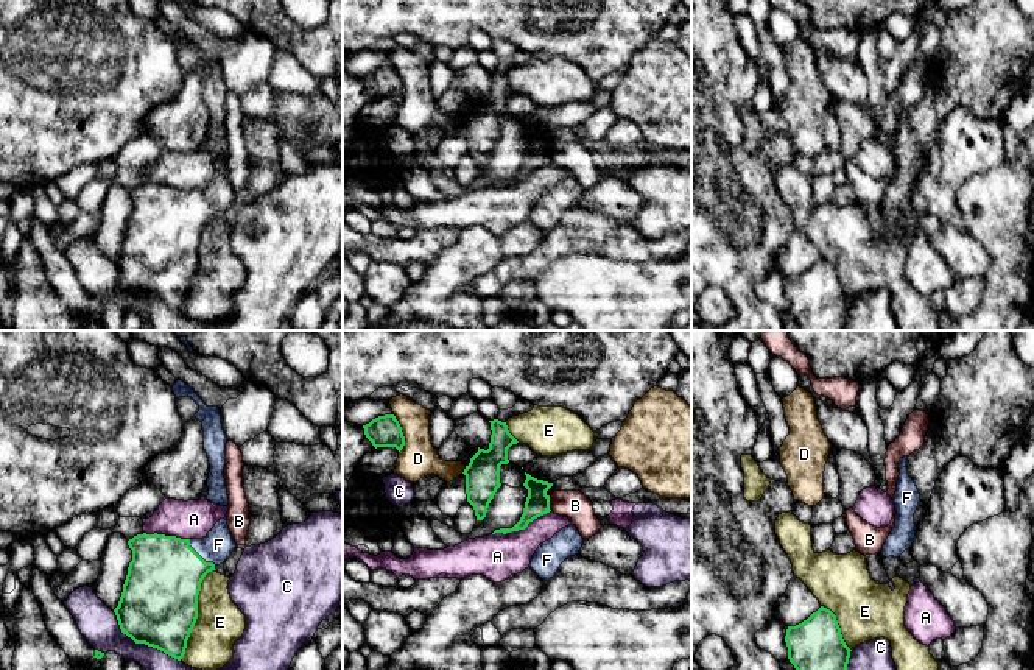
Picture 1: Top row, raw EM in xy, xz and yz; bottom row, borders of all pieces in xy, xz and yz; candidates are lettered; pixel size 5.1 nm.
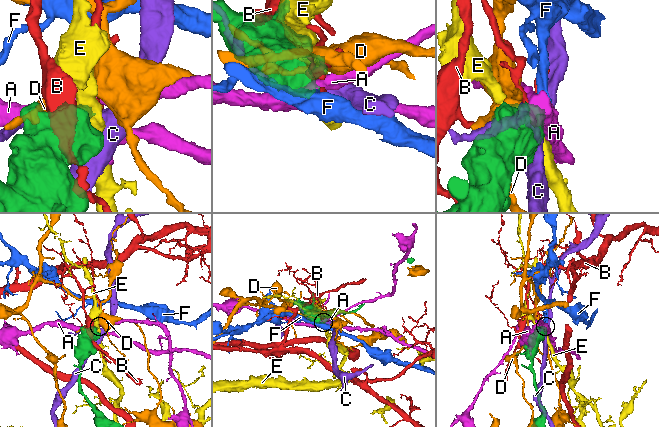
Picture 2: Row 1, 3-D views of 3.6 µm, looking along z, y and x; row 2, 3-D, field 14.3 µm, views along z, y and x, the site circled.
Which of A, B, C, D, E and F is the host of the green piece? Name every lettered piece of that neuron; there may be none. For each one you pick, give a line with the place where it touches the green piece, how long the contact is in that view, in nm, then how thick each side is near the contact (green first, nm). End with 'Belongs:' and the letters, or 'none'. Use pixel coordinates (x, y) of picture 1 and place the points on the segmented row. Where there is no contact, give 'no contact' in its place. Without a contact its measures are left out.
F: meets green in xy at (198, 555); contact 190 nm long; 380 nm thick on the green side, 160 nm on the other
Belongs: F

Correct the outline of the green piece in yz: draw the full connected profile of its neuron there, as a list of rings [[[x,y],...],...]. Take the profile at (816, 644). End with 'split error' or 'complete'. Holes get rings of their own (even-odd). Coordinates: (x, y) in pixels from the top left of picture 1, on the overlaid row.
[[[821,606],[807,620],[788,626],[785,642],[796,670],[847,670],[850,648],[836,615]]] | complete

